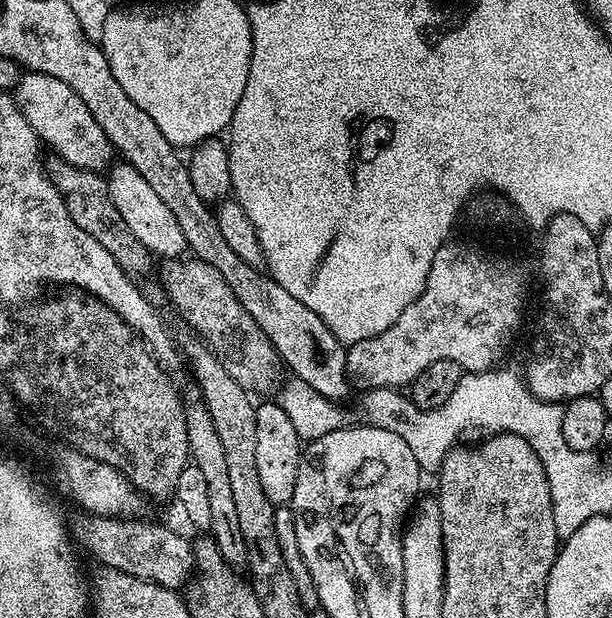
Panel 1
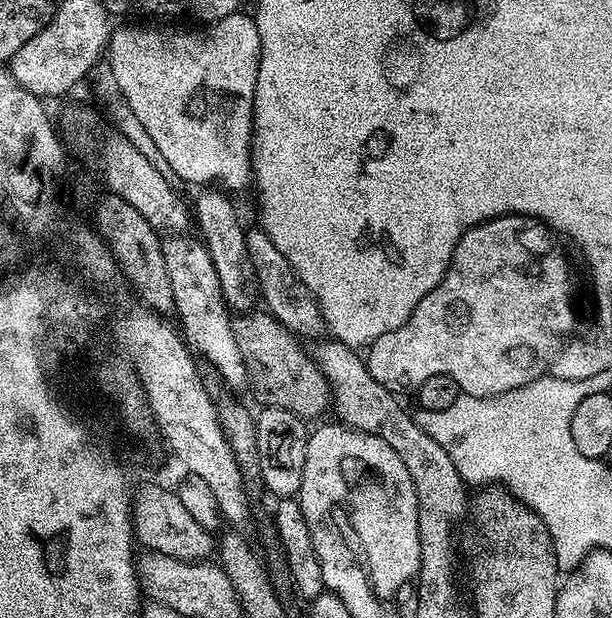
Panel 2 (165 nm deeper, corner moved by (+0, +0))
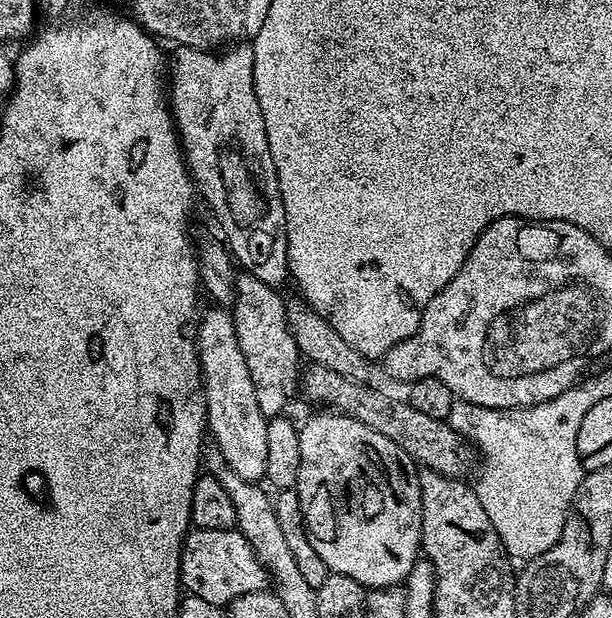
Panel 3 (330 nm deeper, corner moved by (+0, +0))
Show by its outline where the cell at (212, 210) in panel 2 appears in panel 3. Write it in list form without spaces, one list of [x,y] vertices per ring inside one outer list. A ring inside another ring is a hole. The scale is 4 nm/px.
[[[240,274],[236,278],[236,301],[230,305],[234,330],[238,334],[238,346],[246,358],[246,370],[250,370],[250,382],[254,382],[254,394],[258,398],[258,410],[266,417],[281,415],[284,407],[298,392],[296,363],[301,363],[300,347],[294,342],[288,329],[288,309],[285,297],[280,297],[273,285],[262,282],[257,276]]]

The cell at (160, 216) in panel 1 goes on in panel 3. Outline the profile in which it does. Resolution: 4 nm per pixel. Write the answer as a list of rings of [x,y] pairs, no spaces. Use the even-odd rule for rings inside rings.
[[[212,306],[208,313],[199,317],[194,328],[196,351],[200,358],[200,378],[204,393],[206,409],[206,426],[210,436],[216,439],[218,451],[228,467],[232,468],[240,478],[253,482],[265,479],[266,470],[266,426],[269,417],[258,410],[258,398],[254,394],[254,382],[250,382],[250,370],[246,370],[246,358],[242,354],[242,346],[238,346],[238,334],[234,330],[231,311],[220,306]]]

